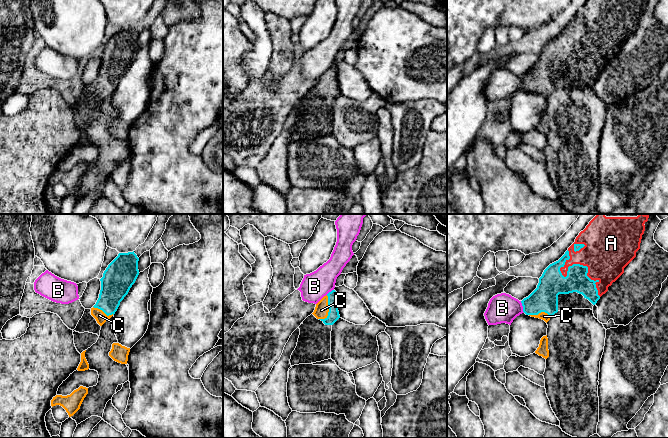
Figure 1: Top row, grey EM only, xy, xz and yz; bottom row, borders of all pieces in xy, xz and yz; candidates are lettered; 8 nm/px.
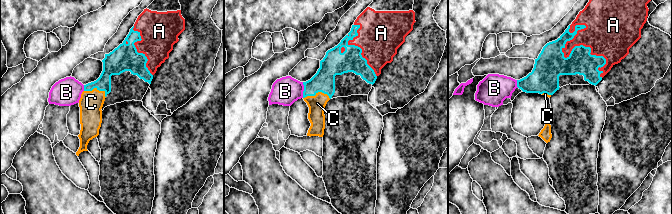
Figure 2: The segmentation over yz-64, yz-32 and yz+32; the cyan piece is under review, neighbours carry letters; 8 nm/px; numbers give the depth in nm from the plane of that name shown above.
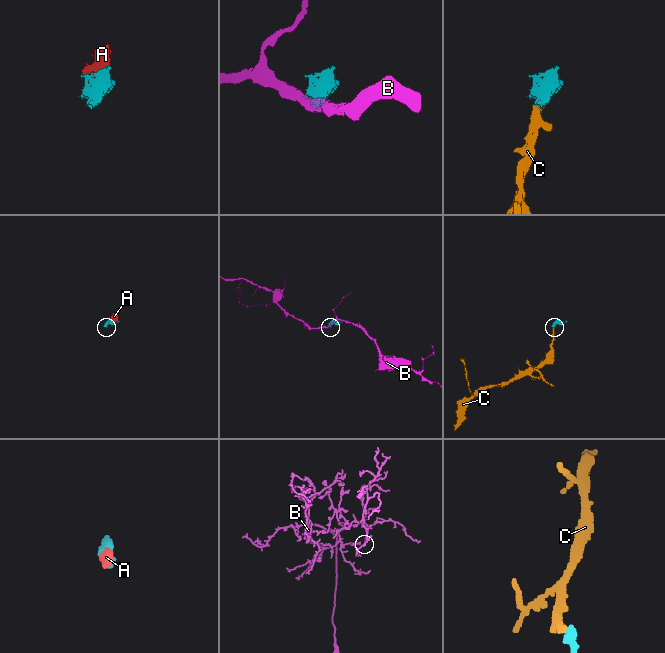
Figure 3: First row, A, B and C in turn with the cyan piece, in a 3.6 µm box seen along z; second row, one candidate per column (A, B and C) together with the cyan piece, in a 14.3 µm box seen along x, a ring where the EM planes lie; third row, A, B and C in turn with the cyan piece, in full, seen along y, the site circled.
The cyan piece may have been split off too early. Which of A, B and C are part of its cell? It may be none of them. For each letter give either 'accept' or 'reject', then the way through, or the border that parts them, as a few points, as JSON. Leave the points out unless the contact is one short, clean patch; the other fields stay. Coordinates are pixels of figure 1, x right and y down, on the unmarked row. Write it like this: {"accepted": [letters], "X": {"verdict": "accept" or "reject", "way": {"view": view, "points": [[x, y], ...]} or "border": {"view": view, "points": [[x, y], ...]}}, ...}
{"accepted": ["A", "C"], "A": {"verdict": "accept"}, "B": {"verdict": "reject", "border": {"view": "yz", "points": [[520, 77], [524, 88]]}}, "C": {"verdict": "accept", "way": {"view": "xz", "points": [[333, 91], [329, 85], [321, 86]]}}}

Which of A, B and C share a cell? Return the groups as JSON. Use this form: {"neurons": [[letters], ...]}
{"neurons": [["A", "C"], ["B"]]}

